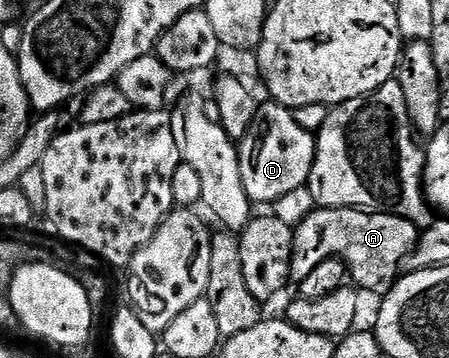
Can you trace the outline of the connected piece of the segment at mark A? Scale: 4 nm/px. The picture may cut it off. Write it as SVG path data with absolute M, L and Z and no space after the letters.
M315 208L293 230L293 253L289 260L289 278L298 284L326 259L342 261L351 280L361 290L383 295L392 290L401 276L400 264L407 262L416 250L421 230L415 223L393 213L366 209Z

